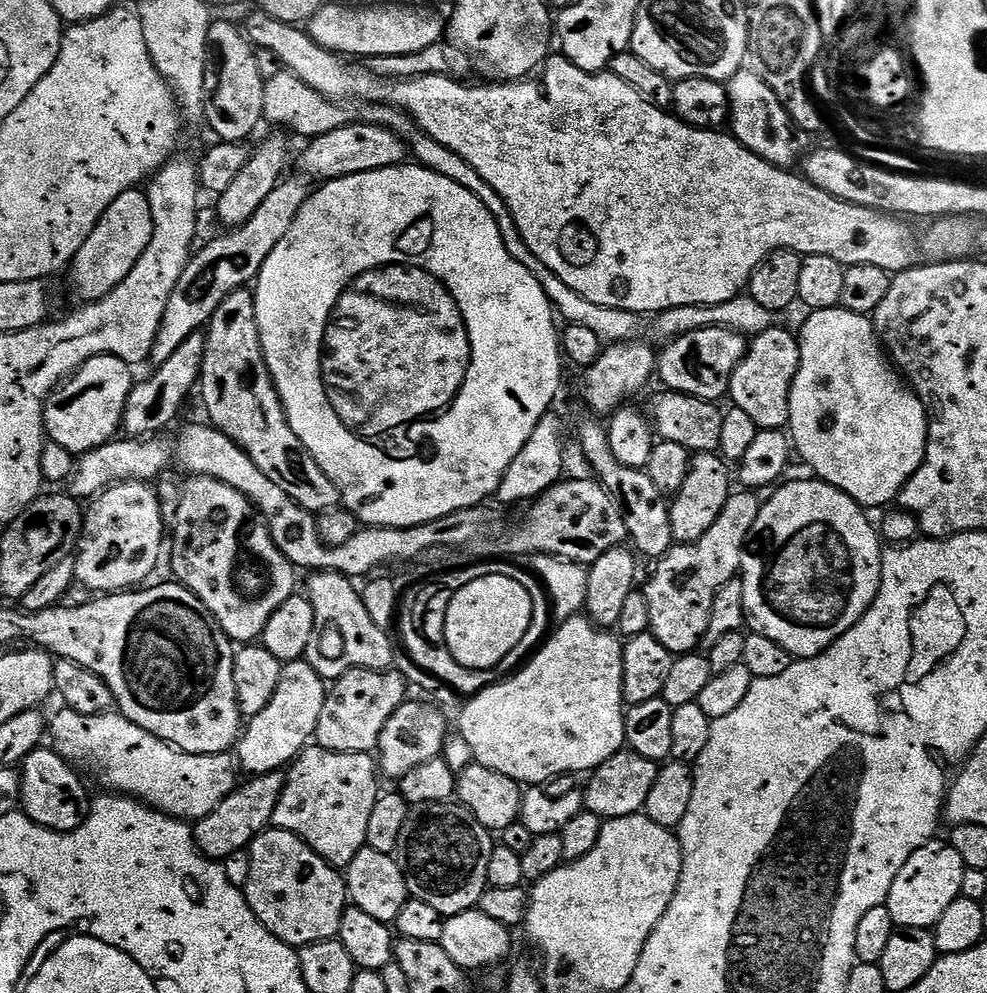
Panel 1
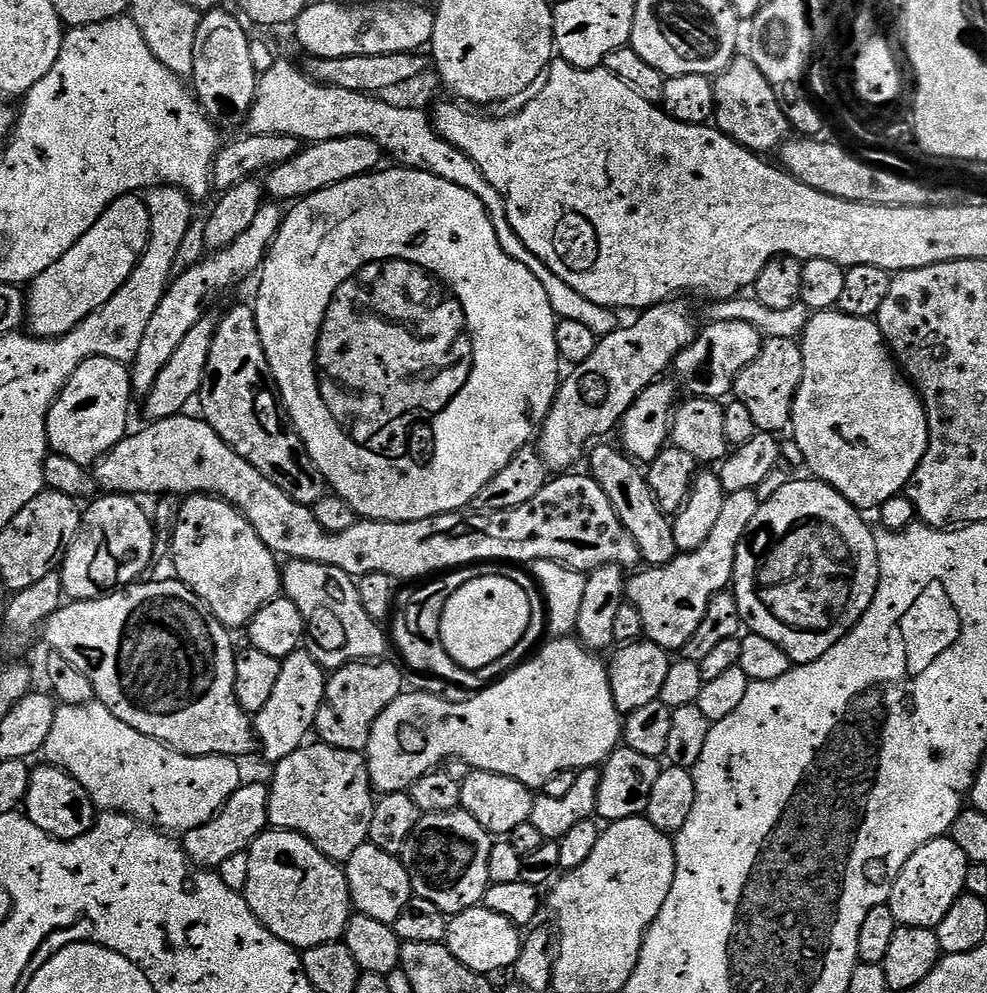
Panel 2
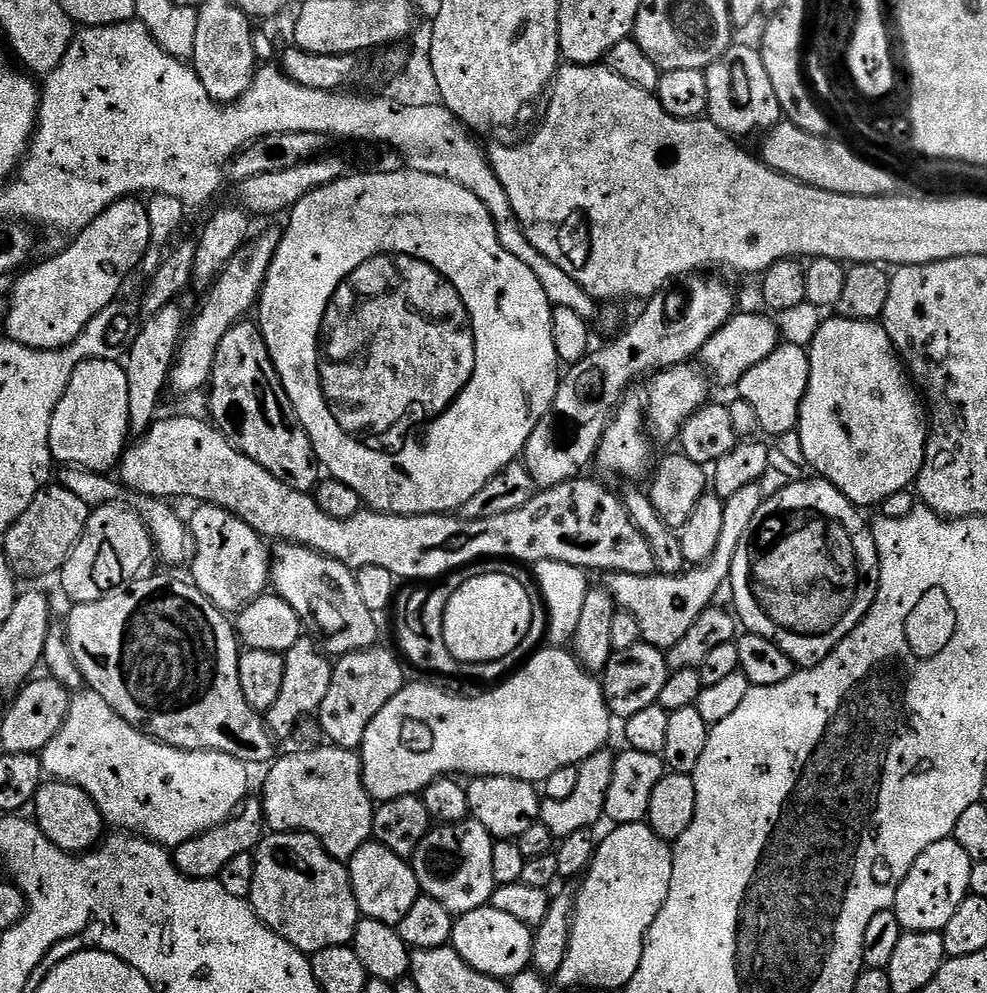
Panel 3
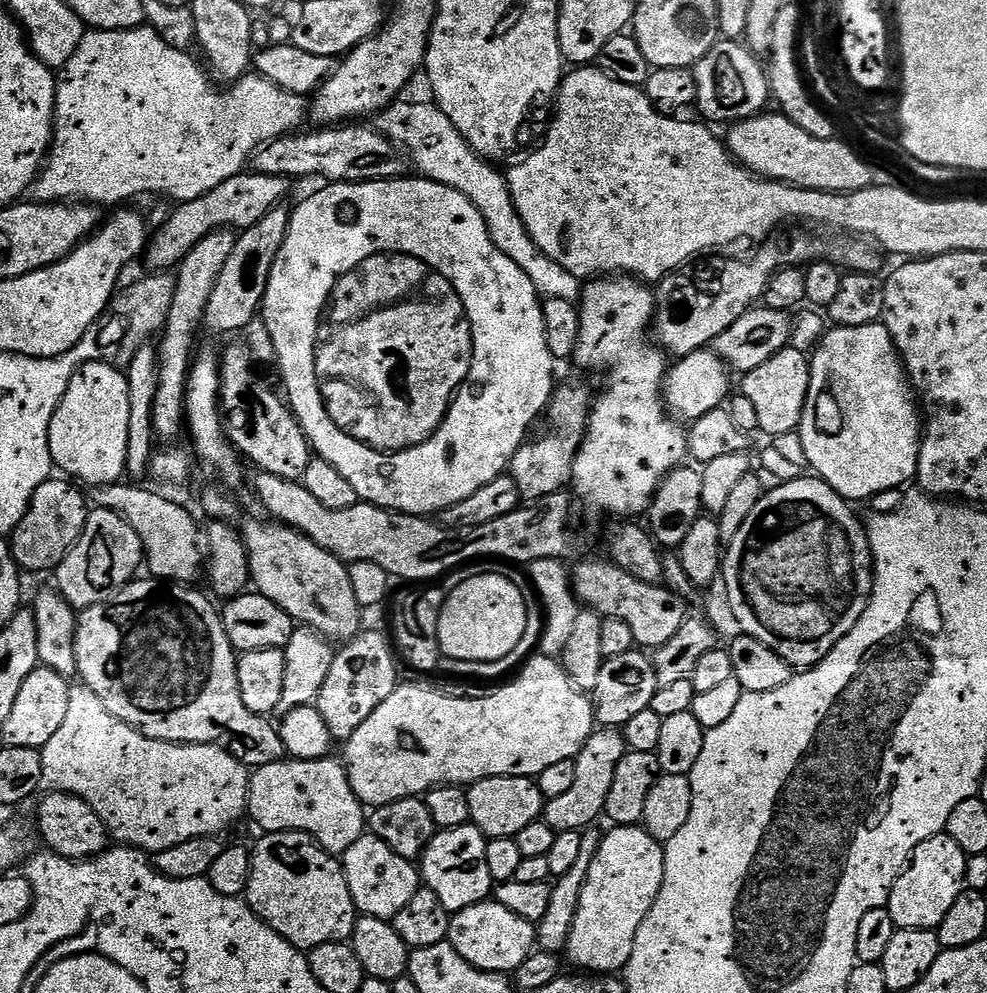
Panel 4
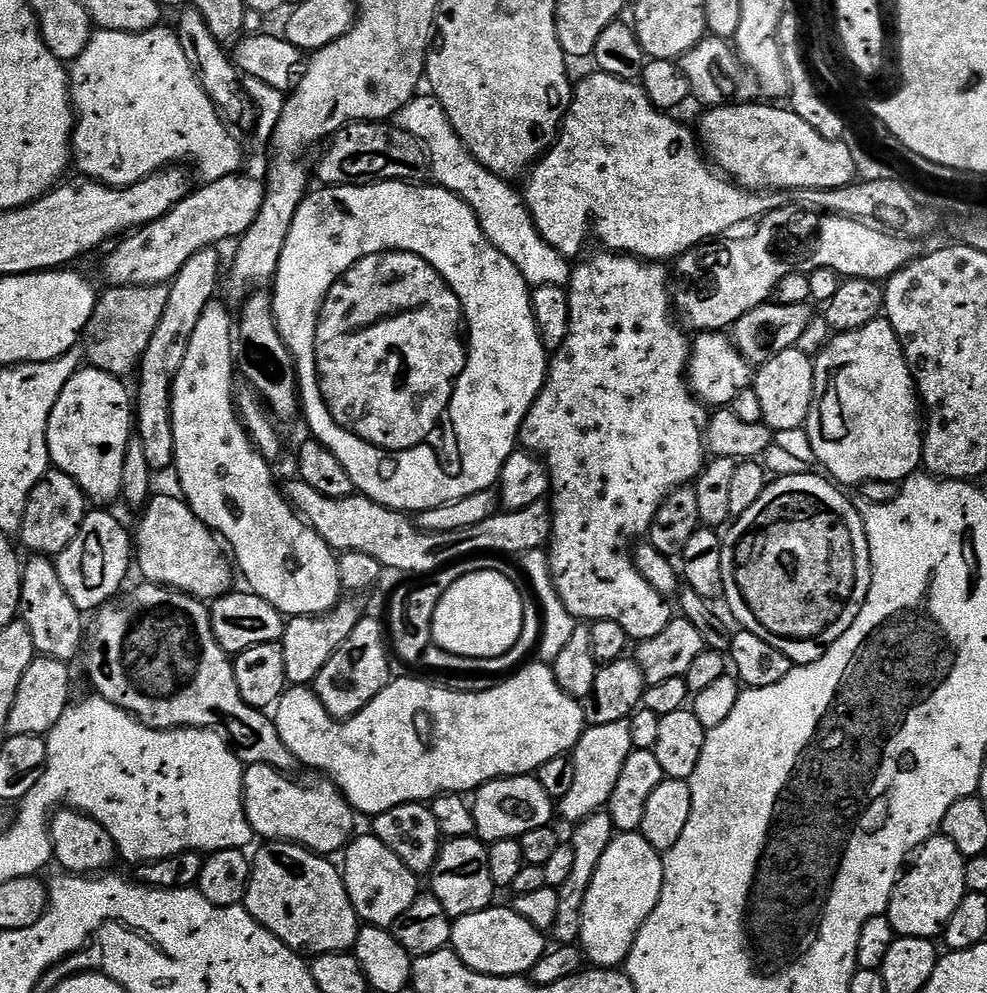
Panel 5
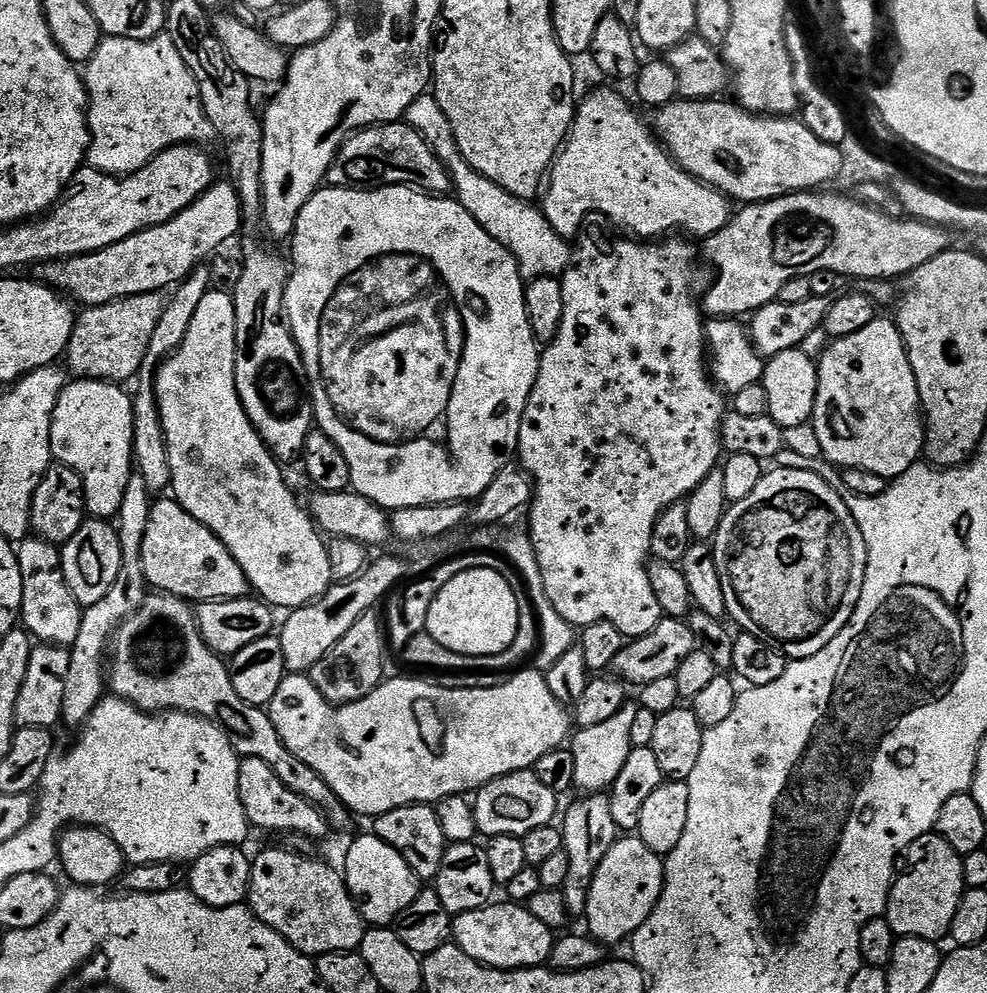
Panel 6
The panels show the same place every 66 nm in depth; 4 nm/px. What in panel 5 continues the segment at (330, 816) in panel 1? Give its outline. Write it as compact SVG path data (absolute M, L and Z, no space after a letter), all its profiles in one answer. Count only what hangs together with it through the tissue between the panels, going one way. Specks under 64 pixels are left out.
M249 764L244 769L244 813L248 819L249 826L257 837L265 836L263 839L268 842L286 840L303 844L305 848L321 854L339 853L348 847L357 831L357 813L349 804L344 793L328 778L320 778L317 784L299 784L291 780L287 771L271 768L265 764Z

